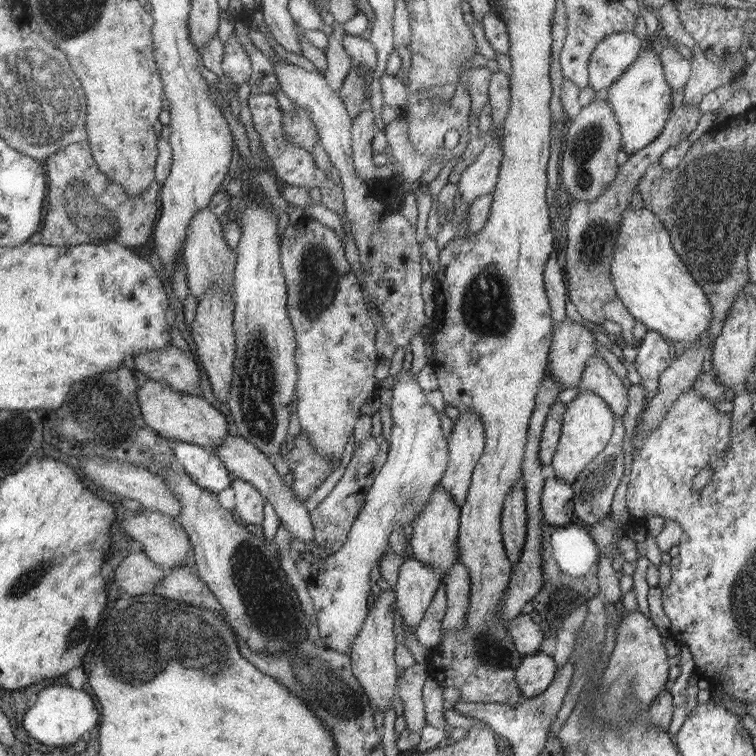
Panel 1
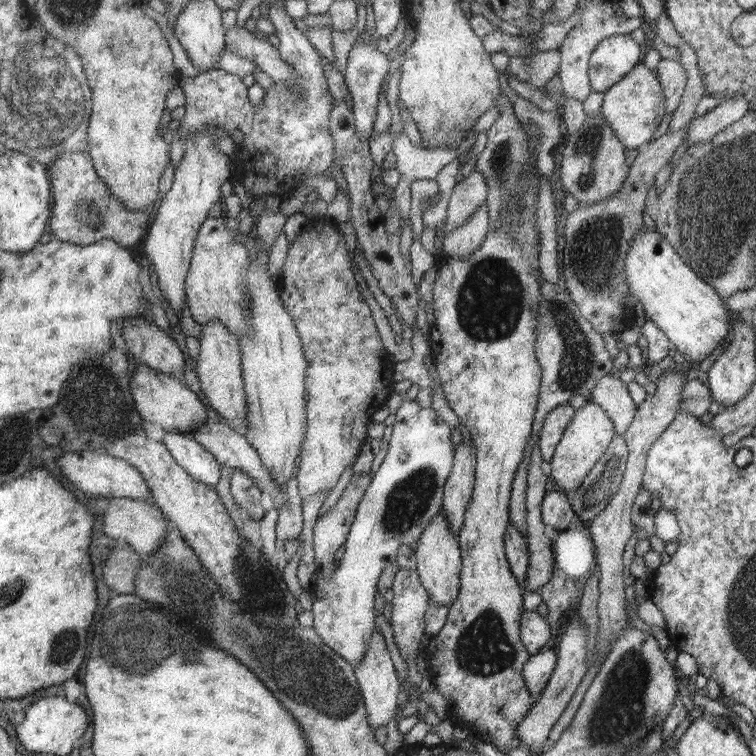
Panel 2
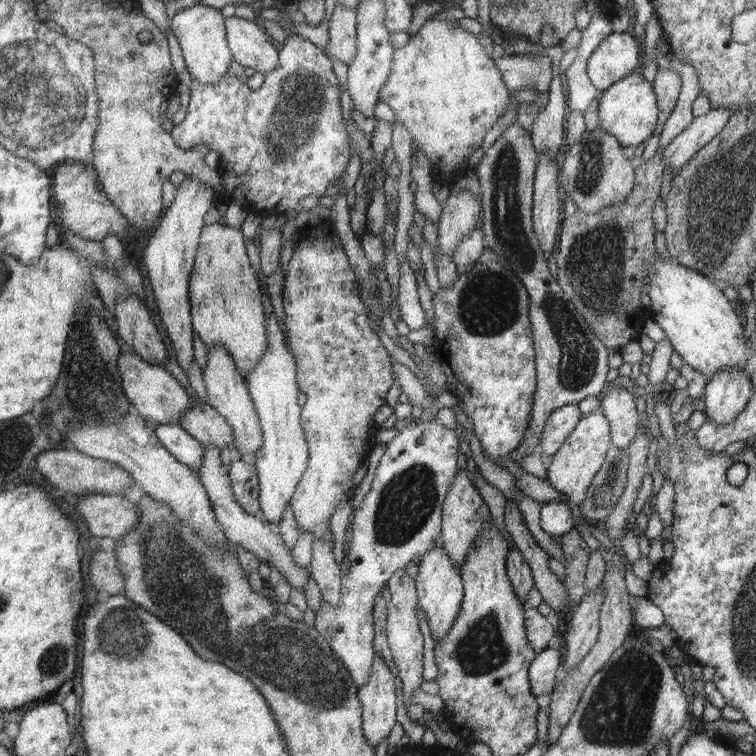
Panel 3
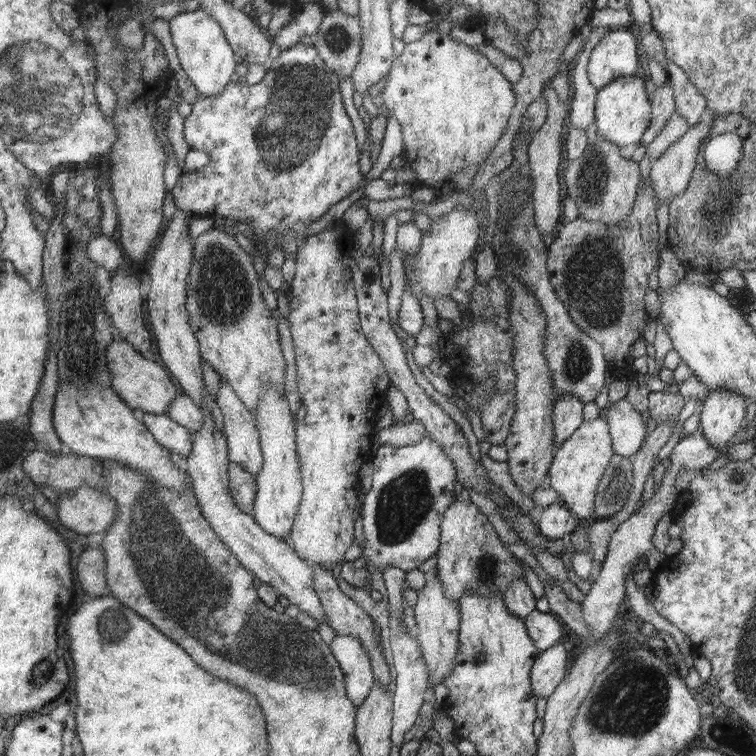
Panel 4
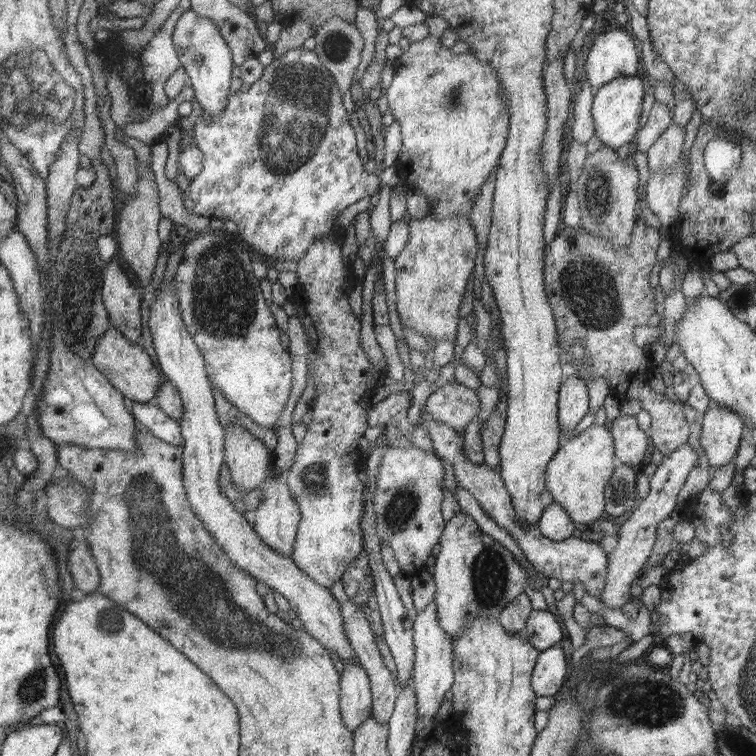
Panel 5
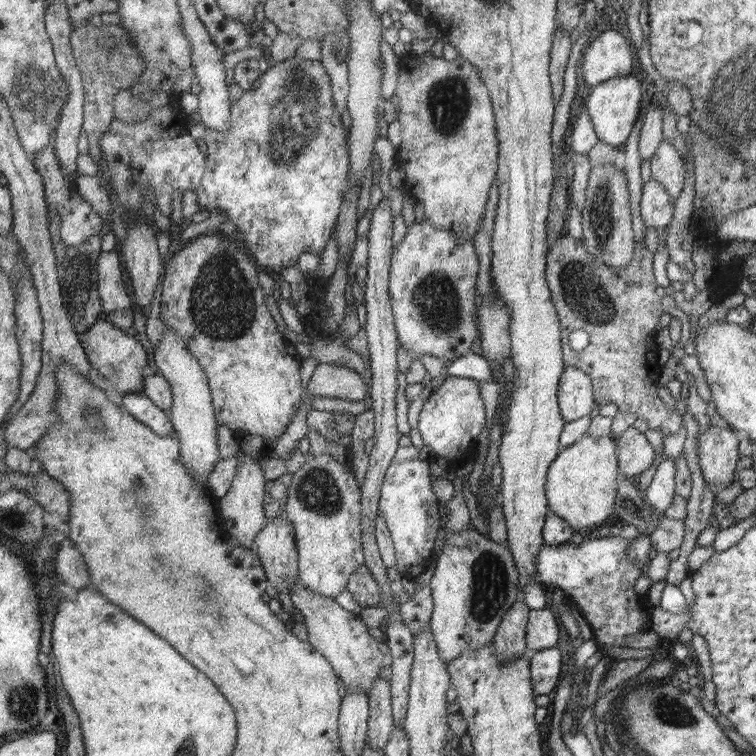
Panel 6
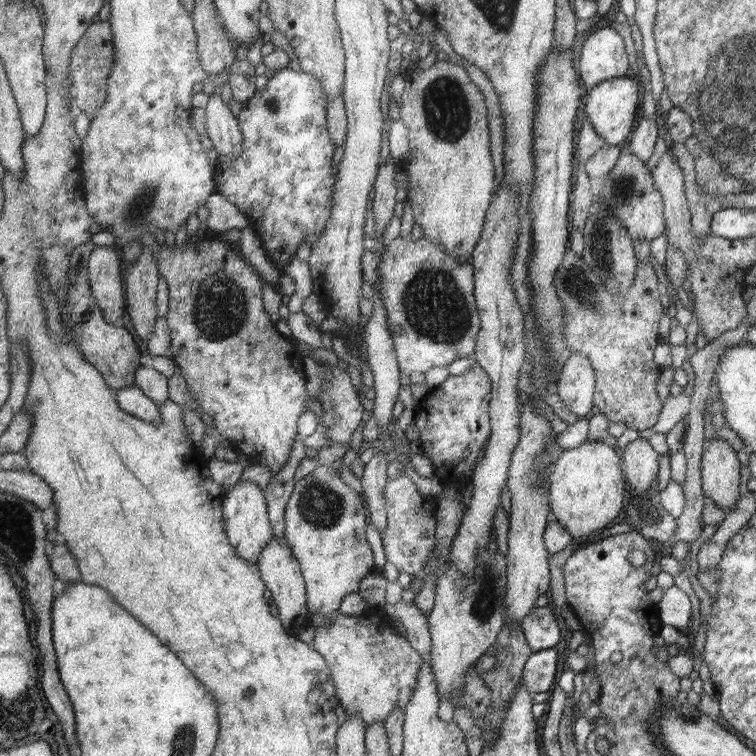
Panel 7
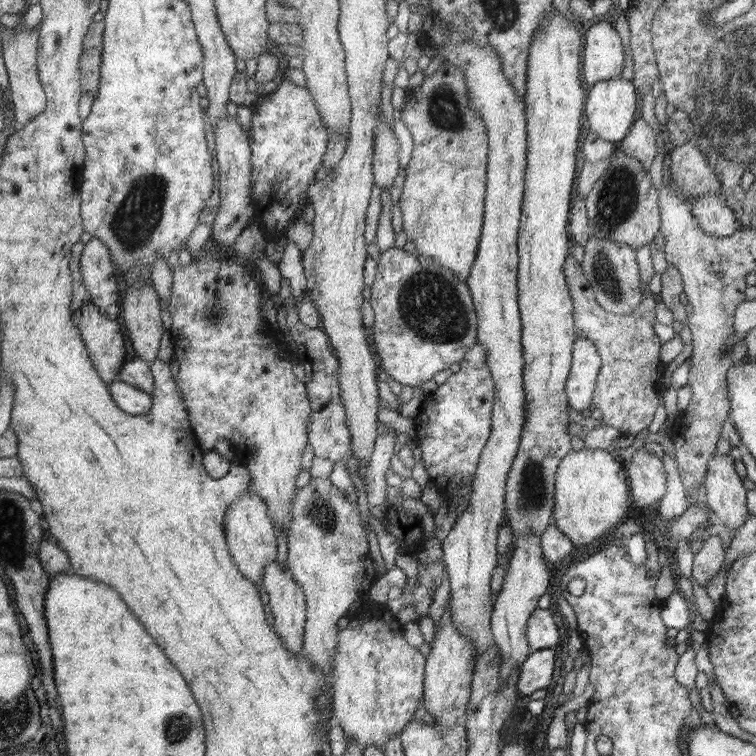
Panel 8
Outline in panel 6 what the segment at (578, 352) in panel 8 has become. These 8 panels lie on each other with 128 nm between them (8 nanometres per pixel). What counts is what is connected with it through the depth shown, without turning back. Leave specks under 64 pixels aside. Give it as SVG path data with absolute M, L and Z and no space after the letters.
M568 366L560 379L559 403L568 422L595 413L594 382L583 369Z

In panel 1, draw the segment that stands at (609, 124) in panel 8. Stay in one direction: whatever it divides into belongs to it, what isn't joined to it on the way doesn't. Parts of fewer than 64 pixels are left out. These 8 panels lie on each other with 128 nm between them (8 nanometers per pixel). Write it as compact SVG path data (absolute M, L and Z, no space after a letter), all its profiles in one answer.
M651 42L644 55L640 55L627 68L627 73L603 93L623 130L623 148L629 156L648 147L648 144L655 143L662 135L662 128L667 125L666 120L671 119L672 90L667 81L666 69Z

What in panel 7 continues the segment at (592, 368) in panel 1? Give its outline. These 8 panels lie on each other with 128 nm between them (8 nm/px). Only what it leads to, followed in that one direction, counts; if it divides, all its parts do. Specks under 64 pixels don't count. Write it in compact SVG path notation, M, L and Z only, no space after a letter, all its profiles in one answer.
M642 437L632 440L620 451L623 456L622 467L627 475L630 490L644 495L642 490L646 490L658 474L658 454Z

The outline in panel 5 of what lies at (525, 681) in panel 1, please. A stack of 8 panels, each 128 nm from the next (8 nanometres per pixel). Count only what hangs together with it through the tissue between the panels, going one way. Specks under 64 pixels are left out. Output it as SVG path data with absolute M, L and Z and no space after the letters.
M554 646L541 651L535 664L534 674L531 675L531 684L539 696L553 697L562 682L566 680L566 654L562 647Z

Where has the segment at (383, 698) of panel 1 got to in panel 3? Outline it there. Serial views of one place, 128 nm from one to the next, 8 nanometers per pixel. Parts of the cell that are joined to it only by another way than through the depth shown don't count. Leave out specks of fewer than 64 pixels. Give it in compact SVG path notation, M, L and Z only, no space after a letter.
M382 657L376 658L371 678L359 688L358 696L364 707L363 731L366 733L368 743L376 747L390 734L396 722L398 708L396 676L390 672L388 664Z

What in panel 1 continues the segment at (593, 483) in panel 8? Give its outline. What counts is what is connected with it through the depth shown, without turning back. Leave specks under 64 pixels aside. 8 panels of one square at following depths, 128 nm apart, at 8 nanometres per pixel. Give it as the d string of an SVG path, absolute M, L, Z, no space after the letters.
M580 391L574 401L567 404L563 416L562 438L559 439L558 450L552 459L555 476L566 483L574 483L579 475L586 470L588 463L610 442L614 426L614 413L603 397L595 392Z

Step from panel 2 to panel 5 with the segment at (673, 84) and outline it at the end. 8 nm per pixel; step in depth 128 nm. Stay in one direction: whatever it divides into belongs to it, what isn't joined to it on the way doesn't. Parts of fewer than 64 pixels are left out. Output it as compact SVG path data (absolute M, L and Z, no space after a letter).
M656 102L651 109L650 117L646 126L640 128L640 134L634 142L638 146L638 151L646 153L663 135L663 132L674 123L672 110L660 102Z

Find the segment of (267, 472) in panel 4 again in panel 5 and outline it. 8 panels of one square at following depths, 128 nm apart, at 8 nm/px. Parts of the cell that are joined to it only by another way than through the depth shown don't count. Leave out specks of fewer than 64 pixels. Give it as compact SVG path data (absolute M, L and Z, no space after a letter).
M272 461L270 472L267 476L267 482L261 484L261 490L264 492L264 502L250 512L251 523L255 531L263 537L264 543L274 549L275 552L283 556L291 556L295 550L296 538L298 536L299 522L302 518L299 504L296 503L295 495L288 487L286 472L278 469Z

